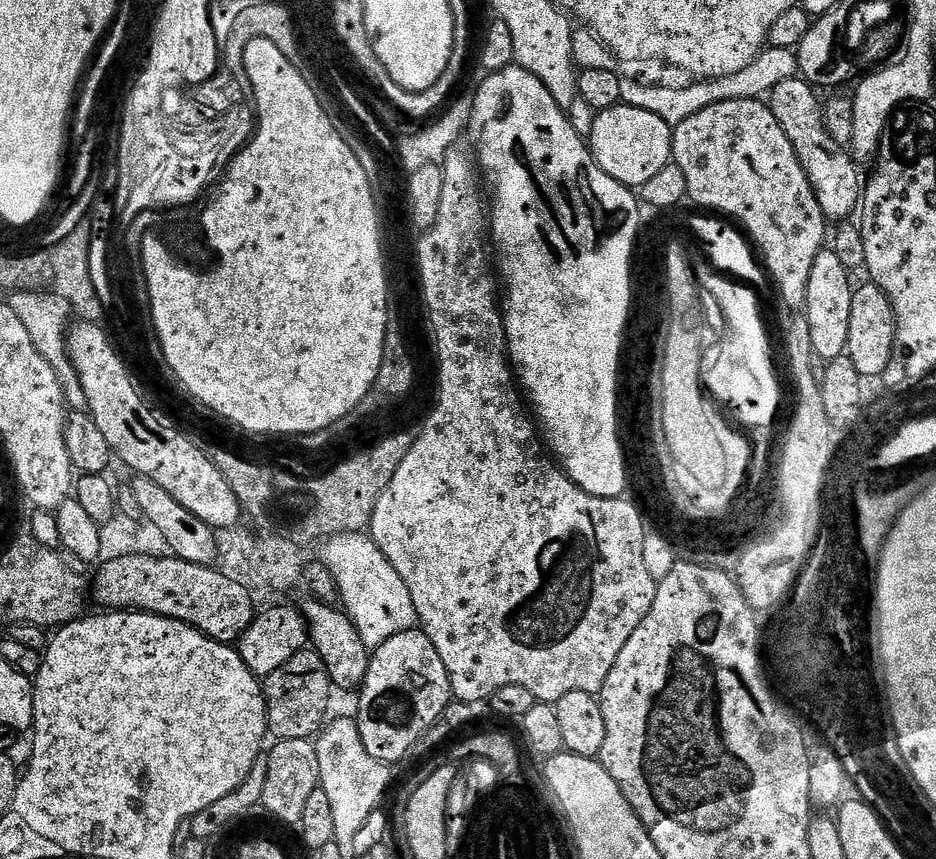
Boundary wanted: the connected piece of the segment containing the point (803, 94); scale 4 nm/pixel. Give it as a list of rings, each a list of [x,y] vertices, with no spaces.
[[[803,78],[795,80],[787,80],[781,82],[779,86],[774,86],[774,90],[770,94],[770,107],[774,118],[778,118],[778,126],[782,126],[782,130],[786,130],[786,138],[790,138],[790,142],[794,146],[794,150],[798,154],[798,158],[802,162],[802,166],[806,170],[806,174],[810,178],[810,182],[816,191],[818,204],[822,206],[824,211],[824,219],[829,222],[847,221],[852,216],[851,212],[861,207],[862,204],[862,176],[860,180],[860,172],[856,160],[853,159],[851,151],[847,147],[839,145],[827,132],[827,126],[824,124],[824,109],[822,100],[818,97],[817,89],[809,84]]]

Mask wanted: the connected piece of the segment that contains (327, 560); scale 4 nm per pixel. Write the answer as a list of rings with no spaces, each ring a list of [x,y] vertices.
[[[343,532],[341,536],[334,536],[327,541],[323,548],[322,561],[337,583],[339,603],[352,619],[352,624],[368,649],[375,650],[394,634],[410,632],[417,627],[414,598],[410,598],[406,582],[402,582],[398,570],[390,566],[386,554],[378,550],[371,535]]]

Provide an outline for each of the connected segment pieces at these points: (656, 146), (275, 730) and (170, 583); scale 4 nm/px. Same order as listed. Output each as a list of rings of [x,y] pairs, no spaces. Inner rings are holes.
[[[621,102],[612,108],[595,113],[594,119],[596,121],[592,124],[592,140],[590,136],[592,157],[596,160],[596,165],[606,174],[610,174],[610,178],[614,178],[619,184],[625,184],[627,188],[633,190],[640,190],[659,171],[673,163],[672,134],[674,128],[673,125],[662,122],[658,114],[650,114],[650,110],[642,110],[638,106],[630,106]]]
[[[290,658],[290,662],[278,666],[274,674],[265,676],[262,680],[264,701],[268,711],[268,731],[276,740],[306,740],[315,737],[326,720],[324,715],[328,712],[328,695],[334,692],[334,685],[330,677],[316,676],[316,680],[312,680],[312,672],[304,676],[304,668],[296,668],[296,664],[300,664],[300,660]]]
[[[117,556],[113,560],[105,560],[99,565],[100,573],[96,581],[91,581],[90,596],[101,604],[104,610],[135,610],[152,612],[155,616],[165,616],[183,624],[189,624],[199,632],[205,632],[211,640],[219,640],[222,644],[239,641],[242,633],[250,627],[254,619],[252,596],[242,586],[224,577],[215,567],[206,564],[195,564],[170,557]]]

